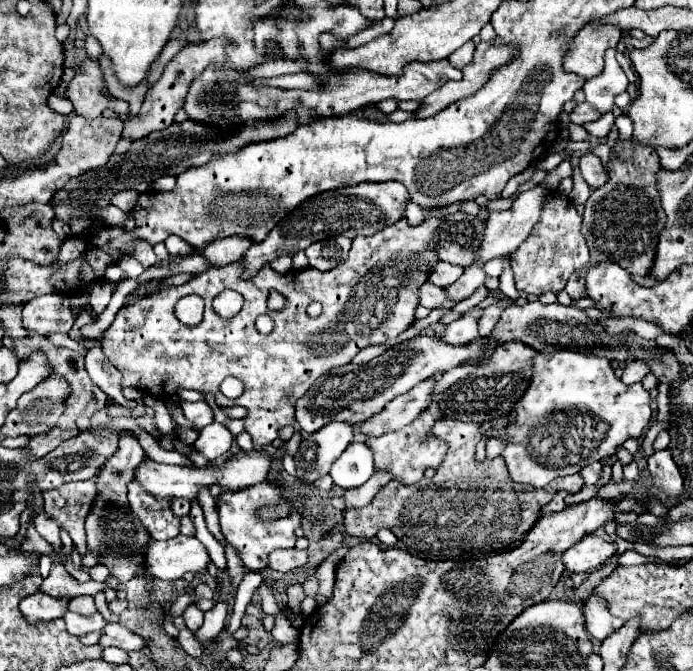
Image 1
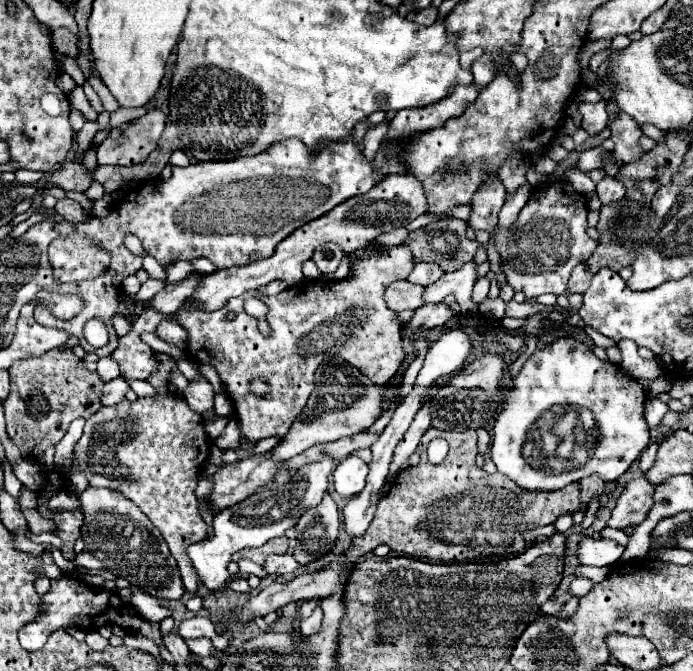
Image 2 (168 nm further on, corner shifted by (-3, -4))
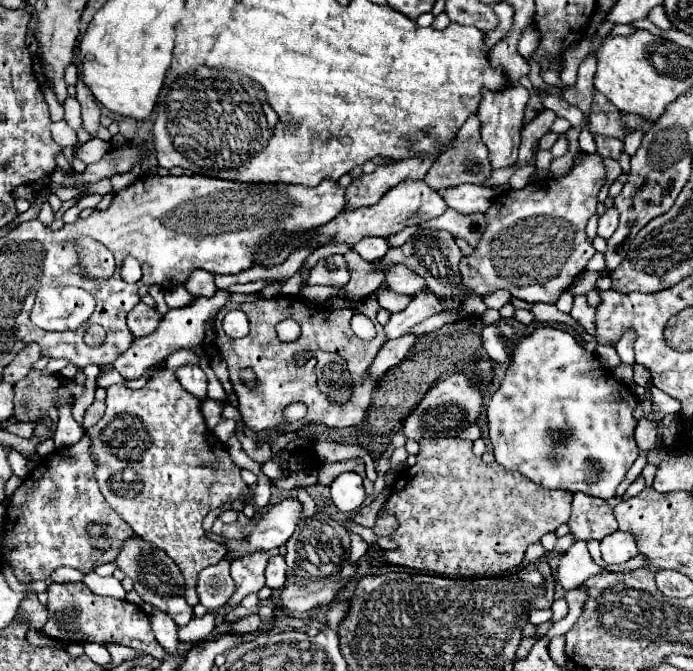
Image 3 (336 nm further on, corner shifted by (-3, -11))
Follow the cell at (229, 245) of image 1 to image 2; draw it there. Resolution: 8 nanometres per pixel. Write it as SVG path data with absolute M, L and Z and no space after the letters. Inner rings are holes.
M192 274L190 278L186 278L184 282L176 282L176 284L168 284L162 292L158 292L146 306L154 308L156 312L164 312L164 314L172 314L176 312L176 308L180 308L184 304L184 300L192 294L192 288L196 288L196 284L200 284L204 276L202 274Z

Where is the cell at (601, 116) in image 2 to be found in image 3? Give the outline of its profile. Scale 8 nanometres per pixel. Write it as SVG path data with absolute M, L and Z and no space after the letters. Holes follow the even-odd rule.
M594 135L596 141L596 153L602 157L612 157L618 159L618 155L622 153L622 143L614 137L606 137L606 135Z

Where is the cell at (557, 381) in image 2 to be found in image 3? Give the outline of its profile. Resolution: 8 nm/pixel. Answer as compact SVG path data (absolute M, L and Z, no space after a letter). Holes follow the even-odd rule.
M536 329L530 337L512 347L510 367L502 385L488 401L488 429L494 445L496 463L508 471L520 471L530 481L546 489L564 489L570 493L588 493L600 499L616 495L630 465L640 449L634 441L634 409L638 399L632 389L604 371L594 355L580 347L578 341L560 329Z

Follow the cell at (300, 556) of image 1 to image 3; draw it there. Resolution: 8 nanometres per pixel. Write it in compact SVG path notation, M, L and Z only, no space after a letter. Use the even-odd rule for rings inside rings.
M276 555L266 565L266 587L282 589L286 583L286 561L282 555Z

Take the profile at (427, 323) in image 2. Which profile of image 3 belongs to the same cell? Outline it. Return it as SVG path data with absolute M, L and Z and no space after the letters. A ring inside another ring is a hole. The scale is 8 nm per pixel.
M404 333L400 339L394 339L394 341L388 341L380 353L376 355L374 363L372 363L372 369L368 371L368 375L384 375L390 367L398 365L406 353L412 349L414 341L420 339L420 335L416 333Z

